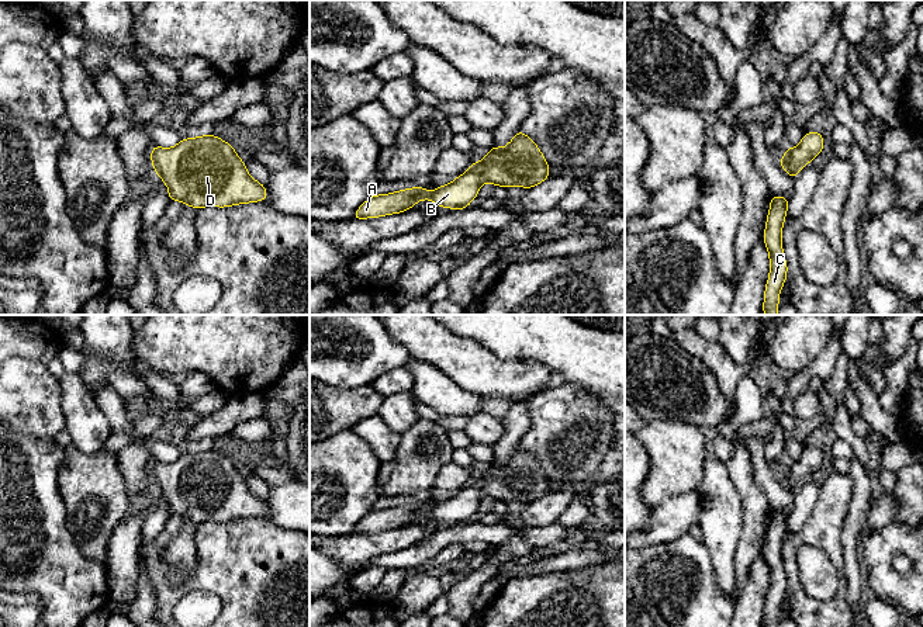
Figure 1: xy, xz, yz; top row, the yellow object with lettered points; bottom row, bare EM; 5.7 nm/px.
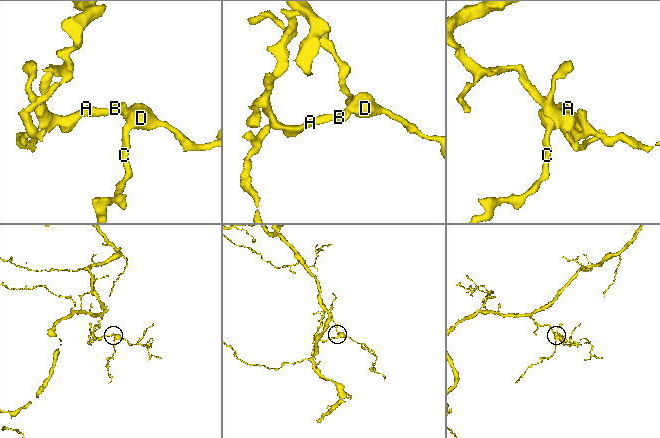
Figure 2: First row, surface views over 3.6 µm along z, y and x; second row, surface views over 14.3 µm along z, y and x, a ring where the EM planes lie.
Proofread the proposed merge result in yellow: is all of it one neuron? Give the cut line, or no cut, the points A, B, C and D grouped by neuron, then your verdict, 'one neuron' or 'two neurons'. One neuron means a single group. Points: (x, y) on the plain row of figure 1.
cut none; groups A B C D; one neuron

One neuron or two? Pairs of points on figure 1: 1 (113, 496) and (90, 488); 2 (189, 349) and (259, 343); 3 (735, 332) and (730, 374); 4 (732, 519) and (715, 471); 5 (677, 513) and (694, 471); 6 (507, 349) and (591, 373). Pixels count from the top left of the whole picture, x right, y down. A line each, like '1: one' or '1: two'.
1: one
2: one
3: two
4: one
5: two
6: one

